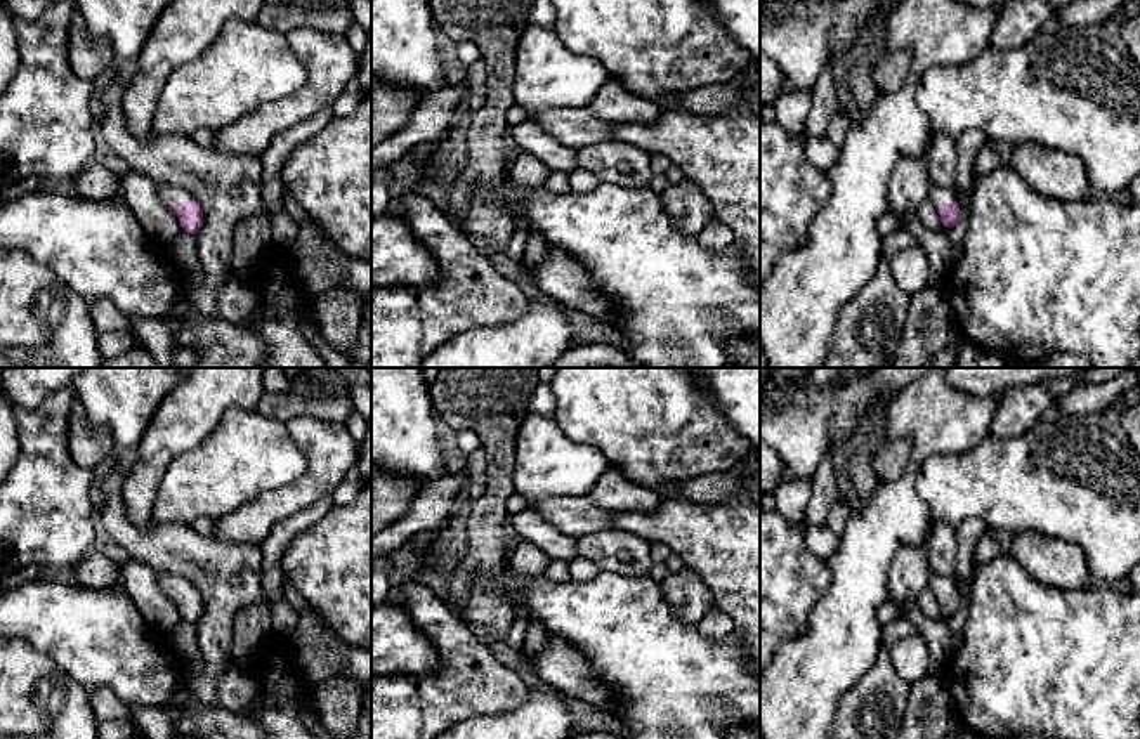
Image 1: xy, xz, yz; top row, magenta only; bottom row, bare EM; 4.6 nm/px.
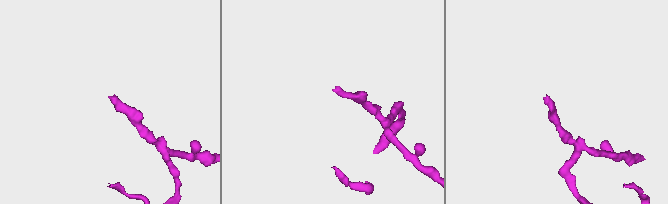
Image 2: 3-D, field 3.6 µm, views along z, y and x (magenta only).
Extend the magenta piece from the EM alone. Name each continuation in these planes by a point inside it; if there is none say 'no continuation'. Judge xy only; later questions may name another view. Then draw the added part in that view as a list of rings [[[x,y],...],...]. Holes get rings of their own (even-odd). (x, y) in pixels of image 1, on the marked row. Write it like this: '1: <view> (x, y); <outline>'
1: xy (170, 195); [[[158,184],[158,194],[168,206],[184,205],[193,198],[186,189],[170,184]]]

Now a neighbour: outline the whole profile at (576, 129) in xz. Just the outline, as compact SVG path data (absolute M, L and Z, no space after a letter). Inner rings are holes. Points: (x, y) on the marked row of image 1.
M552 108L534 120L560 144L580 151L613 139L614 123L597 118L588 108Z

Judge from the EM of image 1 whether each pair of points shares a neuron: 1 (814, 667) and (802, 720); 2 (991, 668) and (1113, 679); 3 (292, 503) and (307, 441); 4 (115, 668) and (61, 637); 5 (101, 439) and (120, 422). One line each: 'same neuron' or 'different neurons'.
1: same neuron
2: same neuron
3: same neuron
4: same neuron
5: different neurons

